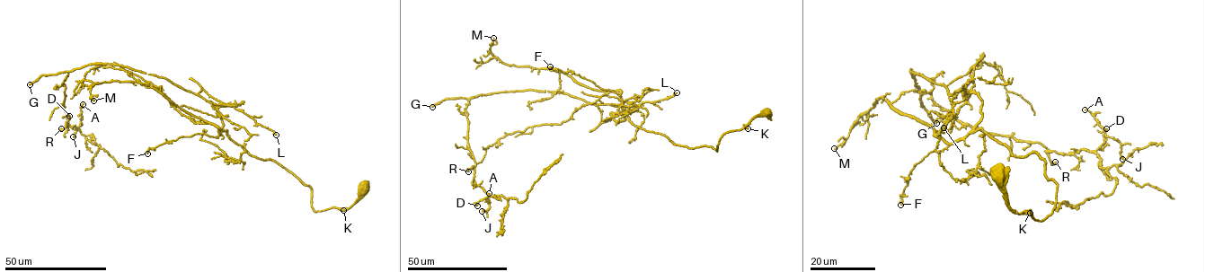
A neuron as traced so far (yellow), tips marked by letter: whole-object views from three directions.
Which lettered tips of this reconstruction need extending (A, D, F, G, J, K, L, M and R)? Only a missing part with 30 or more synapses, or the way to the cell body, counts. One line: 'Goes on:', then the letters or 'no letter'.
Goes on: G

